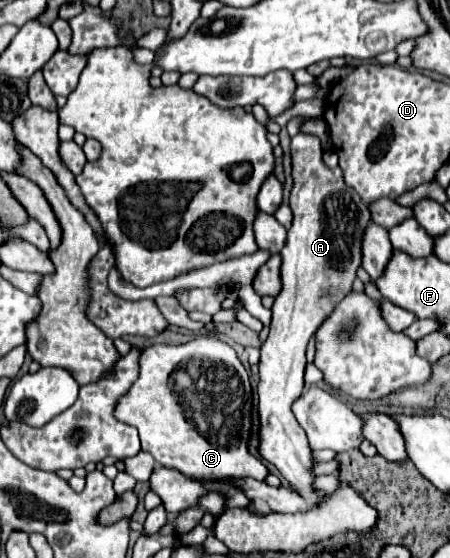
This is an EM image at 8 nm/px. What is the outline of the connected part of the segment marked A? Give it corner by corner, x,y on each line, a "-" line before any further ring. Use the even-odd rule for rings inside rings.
303,134
291,138
291,156
293,156
293,190
291,190
291,210
293,210
293,224
287,230
287,246
281,250
281,292
275,296
273,302
273,322
269,330
269,338
261,346
261,362
259,362
259,418
261,418
261,444
259,452
265,460
277,466
287,482
311,504
317,508
325,492
313,486
315,474
313,468
317,466
313,460
313,450
309,448
305,430
299,426
291,412
291,404
301,396
303,390
303,372
305,372
305,348
311,336
319,330
319,326
327,320
327,316
335,310
335,306
353,290
353,282
357,278
357,268
361,266
361,244
367,226
371,224
369,206
363,204
359,194
343,182
339,166
329,168
321,160
321,140
315,134

